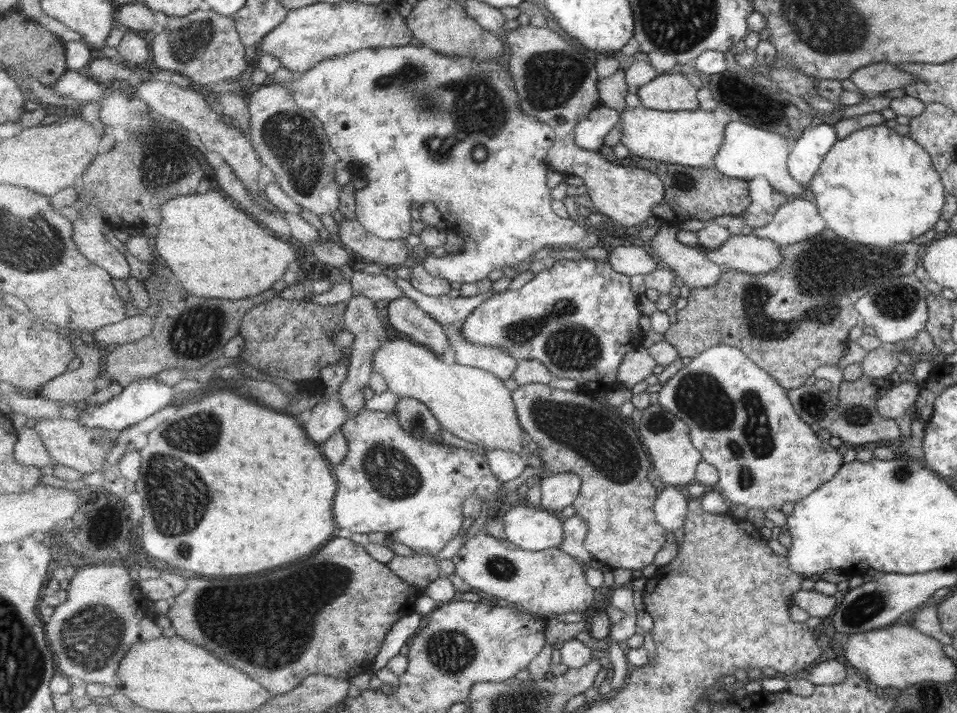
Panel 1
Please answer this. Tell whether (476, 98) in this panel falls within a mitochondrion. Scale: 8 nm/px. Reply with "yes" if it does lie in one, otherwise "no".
yes

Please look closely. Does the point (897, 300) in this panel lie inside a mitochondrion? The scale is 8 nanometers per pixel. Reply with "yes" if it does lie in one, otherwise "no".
yes

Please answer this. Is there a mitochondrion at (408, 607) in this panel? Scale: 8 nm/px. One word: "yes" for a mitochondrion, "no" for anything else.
no

